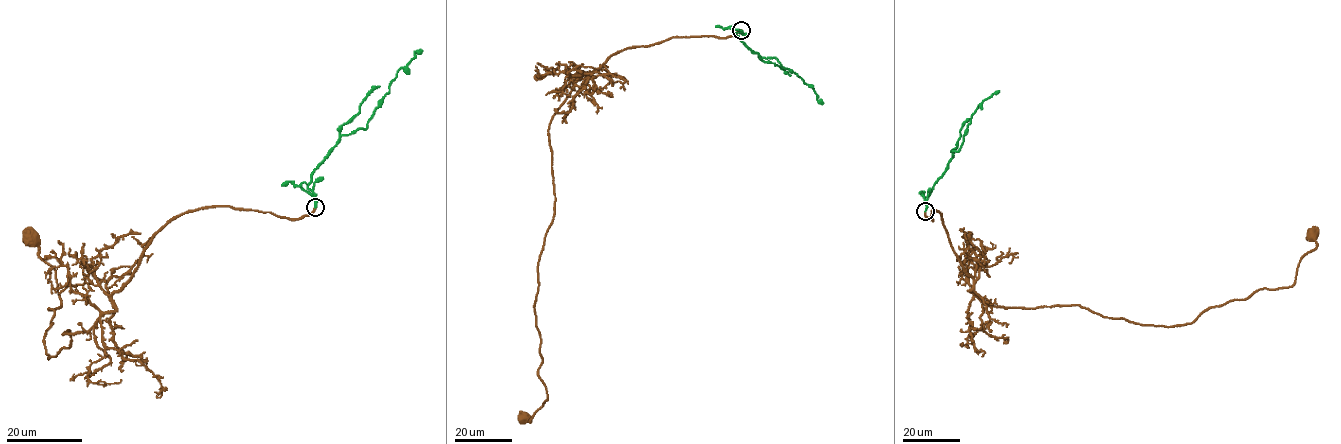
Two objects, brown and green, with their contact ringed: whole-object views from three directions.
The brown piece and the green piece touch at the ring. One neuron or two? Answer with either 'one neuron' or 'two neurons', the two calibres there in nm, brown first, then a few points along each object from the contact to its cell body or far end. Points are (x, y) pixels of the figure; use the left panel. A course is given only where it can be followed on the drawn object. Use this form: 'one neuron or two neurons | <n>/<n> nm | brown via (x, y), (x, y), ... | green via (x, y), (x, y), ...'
one neuron | 280/280 nm | brown via (315, 207), (173, 217), (116, 309), (48, 359), (61, 300), (30, 236) | green via (315, 207), (313, 193), (308, 187), (314, 169), (341, 136), (366, 128), (397, 72), (414, 53), (422, 50)

